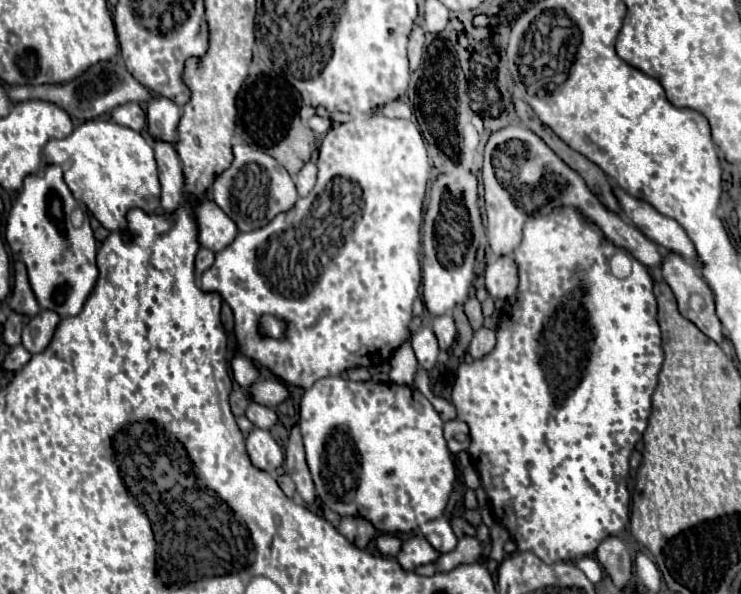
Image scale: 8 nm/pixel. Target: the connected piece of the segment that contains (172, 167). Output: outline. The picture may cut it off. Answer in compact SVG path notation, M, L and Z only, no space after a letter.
M155 143L155 161L161 181L161 211L175 213L183 201L183 171L171 143Z

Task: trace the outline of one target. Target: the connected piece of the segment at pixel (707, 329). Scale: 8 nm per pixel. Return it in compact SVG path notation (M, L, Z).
M669 253L663 257L661 261L661 273L665 283L673 289L677 303L679 303L679 311L683 317L687 317L691 323L695 323L707 337L711 337L715 343L721 343L723 339L723 327L721 321L715 313L715 303L713 303L713 293L709 289L709 285L705 283L705 279L697 273L695 265L683 257L679 257L677 253Z

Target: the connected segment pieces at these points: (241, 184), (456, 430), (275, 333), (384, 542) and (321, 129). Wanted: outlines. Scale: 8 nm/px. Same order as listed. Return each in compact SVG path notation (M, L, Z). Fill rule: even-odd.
M233 145L233 161L215 177L211 197L233 219L239 231L253 231L265 227L275 215L289 211L299 195L293 177L271 155L251 145Z
M453 419L445 423L445 441L451 453L465 451L469 447L469 427L467 423Z
M263 317L261 319L261 331L269 337L283 337L285 333L285 321L281 319L275 319L275 317Z
M379 535L377 537L377 549L385 557L395 557L401 549L401 541L395 535Z
M319 115L311 117L311 119L307 121L307 125L309 125L317 135L325 135L325 133L331 129L331 121L329 121L329 117L319 117Z

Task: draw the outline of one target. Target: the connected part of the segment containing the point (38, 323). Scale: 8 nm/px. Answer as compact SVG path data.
M55 311L37 313L23 329L23 335L21 335L23 347L29 353L41 353L49 345L57 323L59 323L59 315Z

